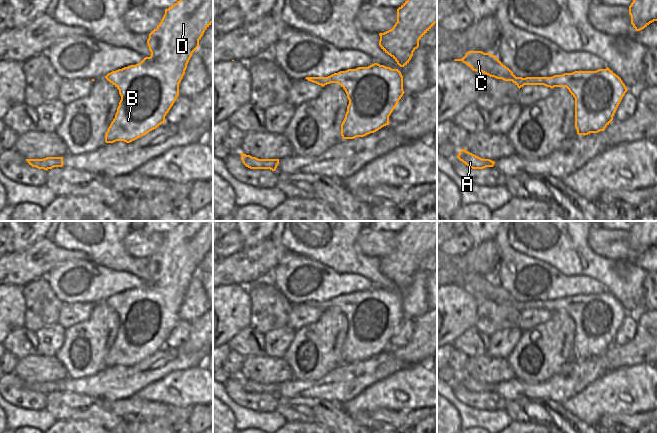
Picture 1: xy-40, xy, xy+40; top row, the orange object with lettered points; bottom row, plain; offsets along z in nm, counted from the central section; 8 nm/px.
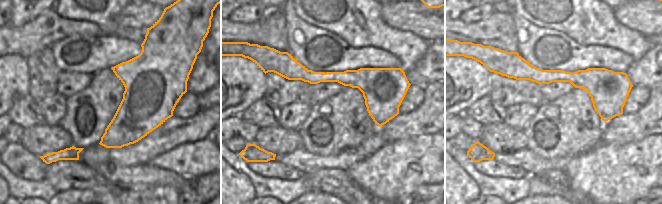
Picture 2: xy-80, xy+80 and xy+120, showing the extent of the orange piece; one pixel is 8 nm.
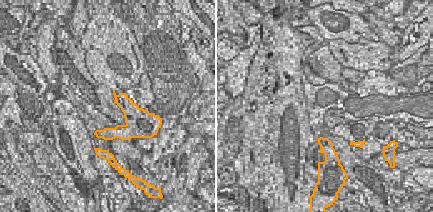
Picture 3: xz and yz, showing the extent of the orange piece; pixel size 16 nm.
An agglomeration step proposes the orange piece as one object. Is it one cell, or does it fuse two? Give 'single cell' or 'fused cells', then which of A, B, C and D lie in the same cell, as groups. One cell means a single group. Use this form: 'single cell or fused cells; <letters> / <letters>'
fused cells; A B D / C

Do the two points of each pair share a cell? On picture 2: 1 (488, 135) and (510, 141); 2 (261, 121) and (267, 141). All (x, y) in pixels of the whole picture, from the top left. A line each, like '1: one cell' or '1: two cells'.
1: one cell
2: two cells

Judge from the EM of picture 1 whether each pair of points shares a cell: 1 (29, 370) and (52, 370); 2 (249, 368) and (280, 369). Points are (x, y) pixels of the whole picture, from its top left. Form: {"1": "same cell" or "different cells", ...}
{"1": "same cell", "2": "same cell"}

